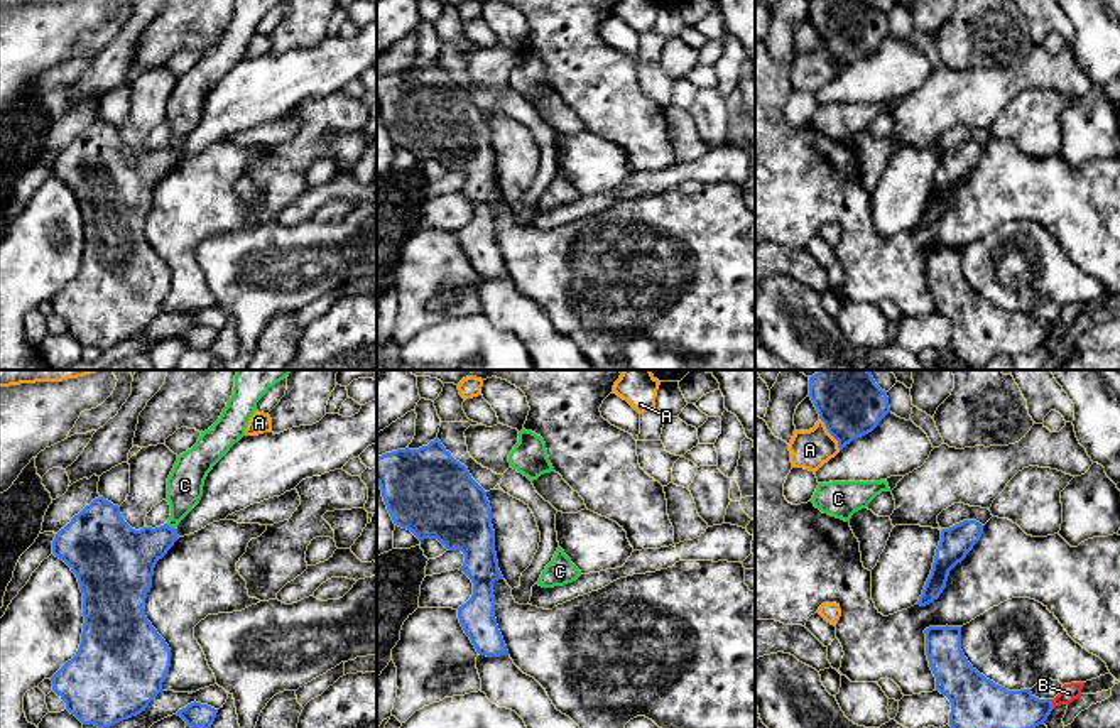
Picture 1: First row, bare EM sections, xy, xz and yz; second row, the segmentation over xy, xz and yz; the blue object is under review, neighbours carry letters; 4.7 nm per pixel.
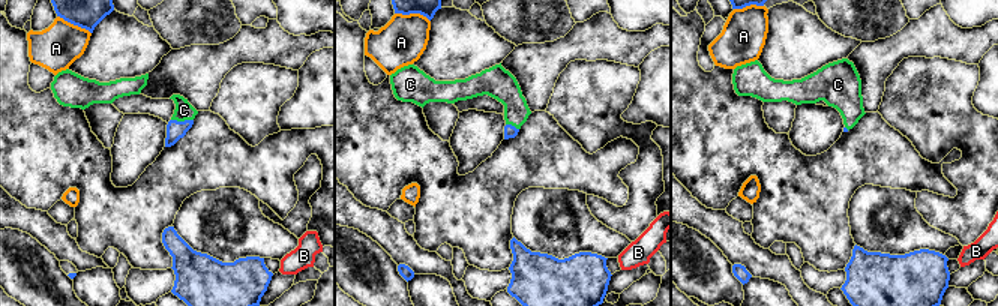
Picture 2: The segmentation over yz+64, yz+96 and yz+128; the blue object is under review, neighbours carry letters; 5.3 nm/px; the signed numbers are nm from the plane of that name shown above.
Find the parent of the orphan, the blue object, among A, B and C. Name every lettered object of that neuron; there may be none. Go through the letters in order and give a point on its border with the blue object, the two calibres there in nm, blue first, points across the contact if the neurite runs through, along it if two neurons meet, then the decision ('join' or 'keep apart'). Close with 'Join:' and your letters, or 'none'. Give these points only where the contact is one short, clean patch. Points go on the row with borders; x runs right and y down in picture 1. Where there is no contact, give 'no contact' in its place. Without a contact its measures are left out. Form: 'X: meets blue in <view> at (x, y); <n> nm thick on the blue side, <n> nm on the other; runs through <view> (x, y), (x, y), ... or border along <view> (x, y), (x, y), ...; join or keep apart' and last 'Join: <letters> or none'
A: meets blue in yz at (830, 433); 320 nm thick on the blue side, 190 nm on the other; border along yz (820, 418), (840, 450); keep apart
B: meets blue in yz at (1051, 705); 190 nm thick on the blue side, 90 nm on the other; border along yz (1051, 700), (1053, 708); keep apart
C: meets blue in xy at (171, 527); 260 nm thick on the blue side, 180 nm on the other; runs through xy (127, 556), (156, 543), (171, 527), (181, 505), (184, 485); join
Join: C

